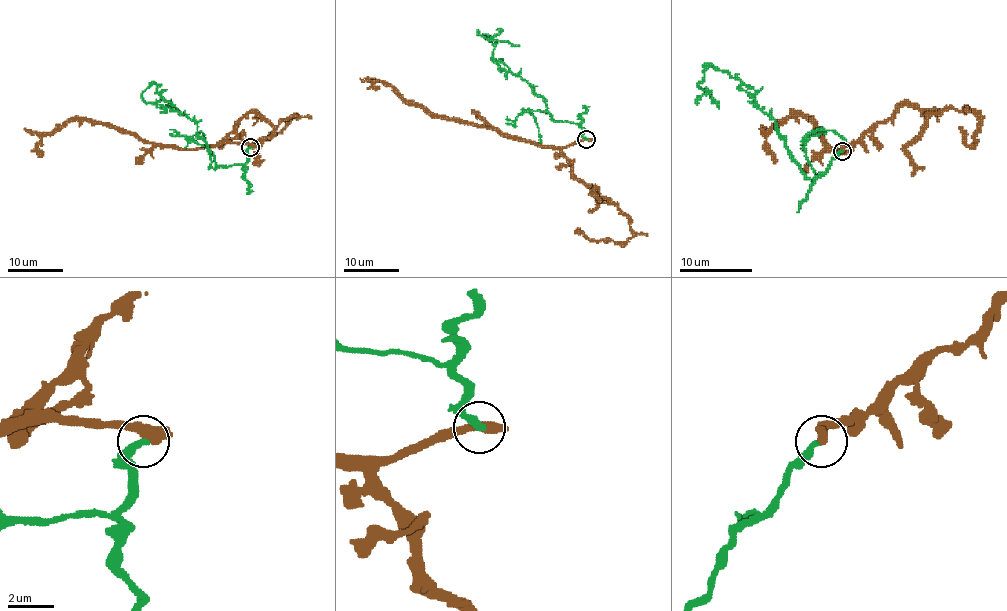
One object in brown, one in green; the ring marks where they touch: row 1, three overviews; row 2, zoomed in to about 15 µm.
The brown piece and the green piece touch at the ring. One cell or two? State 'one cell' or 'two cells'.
two cells

